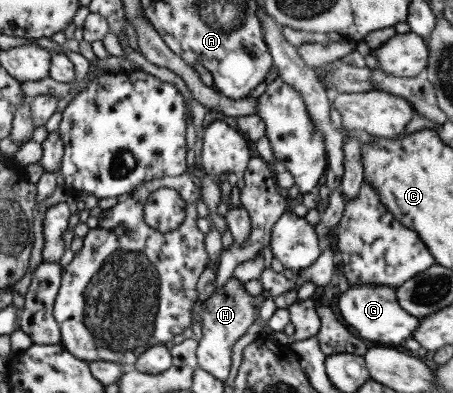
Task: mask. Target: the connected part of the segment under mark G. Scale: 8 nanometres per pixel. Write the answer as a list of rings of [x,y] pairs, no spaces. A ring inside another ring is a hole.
[[[349,286],[339,293],[337,307],[348,327],[369,345],[402,349],[400,342],[410,338],[418,326],[419,319],[398,306],[395,290],[388,286]]]

